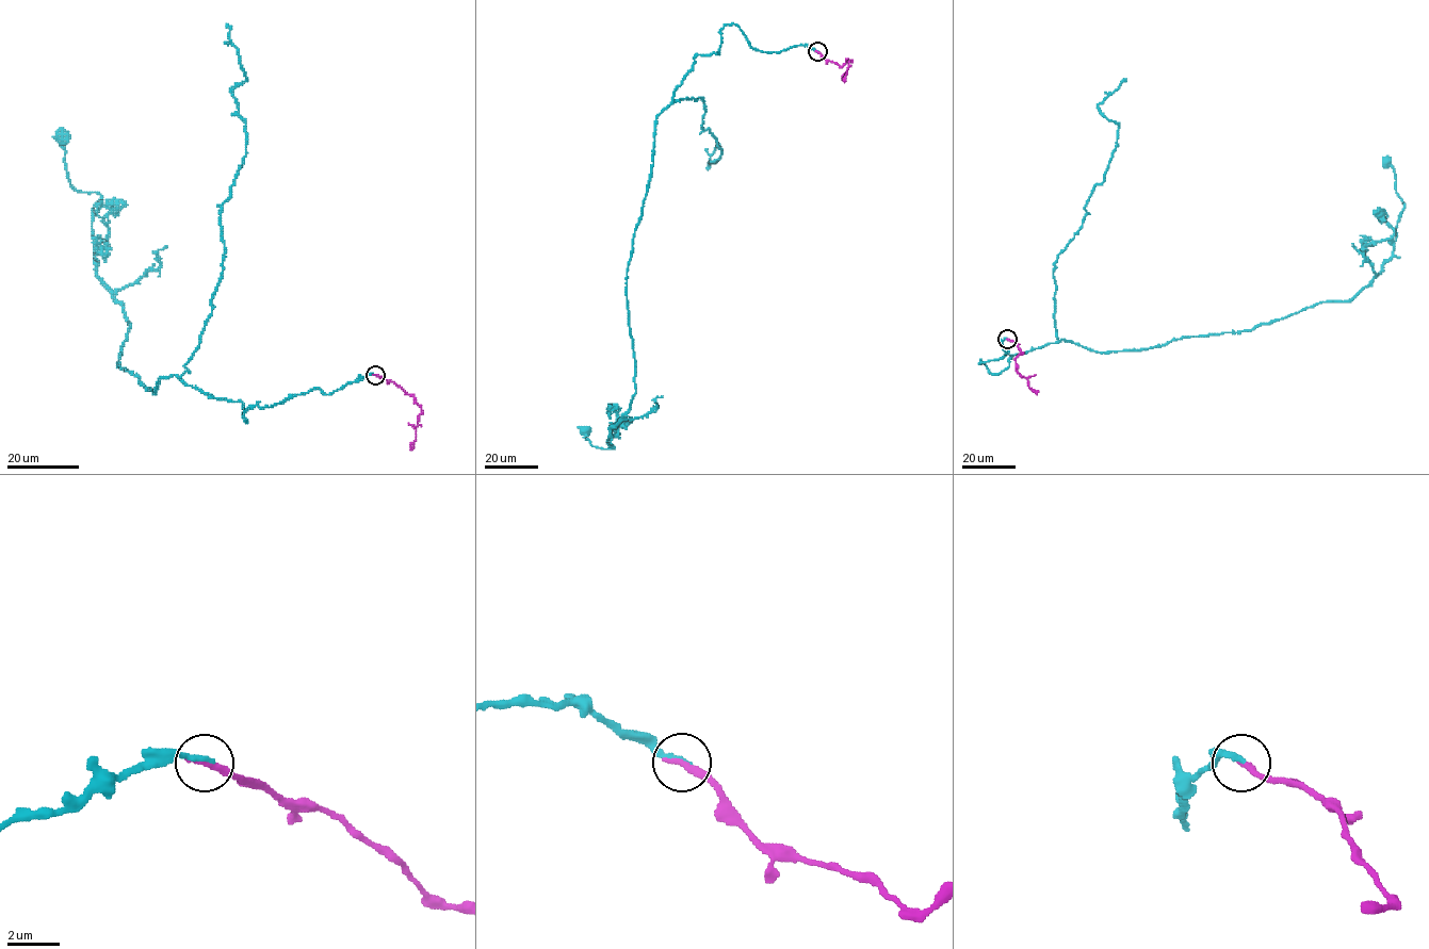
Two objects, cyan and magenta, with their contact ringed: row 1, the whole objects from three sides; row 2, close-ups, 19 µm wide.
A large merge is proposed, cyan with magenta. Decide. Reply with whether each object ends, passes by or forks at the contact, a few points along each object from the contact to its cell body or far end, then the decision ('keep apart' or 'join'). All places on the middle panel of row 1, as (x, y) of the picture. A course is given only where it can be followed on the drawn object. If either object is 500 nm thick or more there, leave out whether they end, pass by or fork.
cyan ends there; magenta ends there; cyan runs (816, 51), (757, 51), (726, 25), (655, 119), (628, 267), (635, 393), (613, 447), (584, 431); magenta runs (816, 51), (841, 66), (850, 60), (844, 82); keep apart

